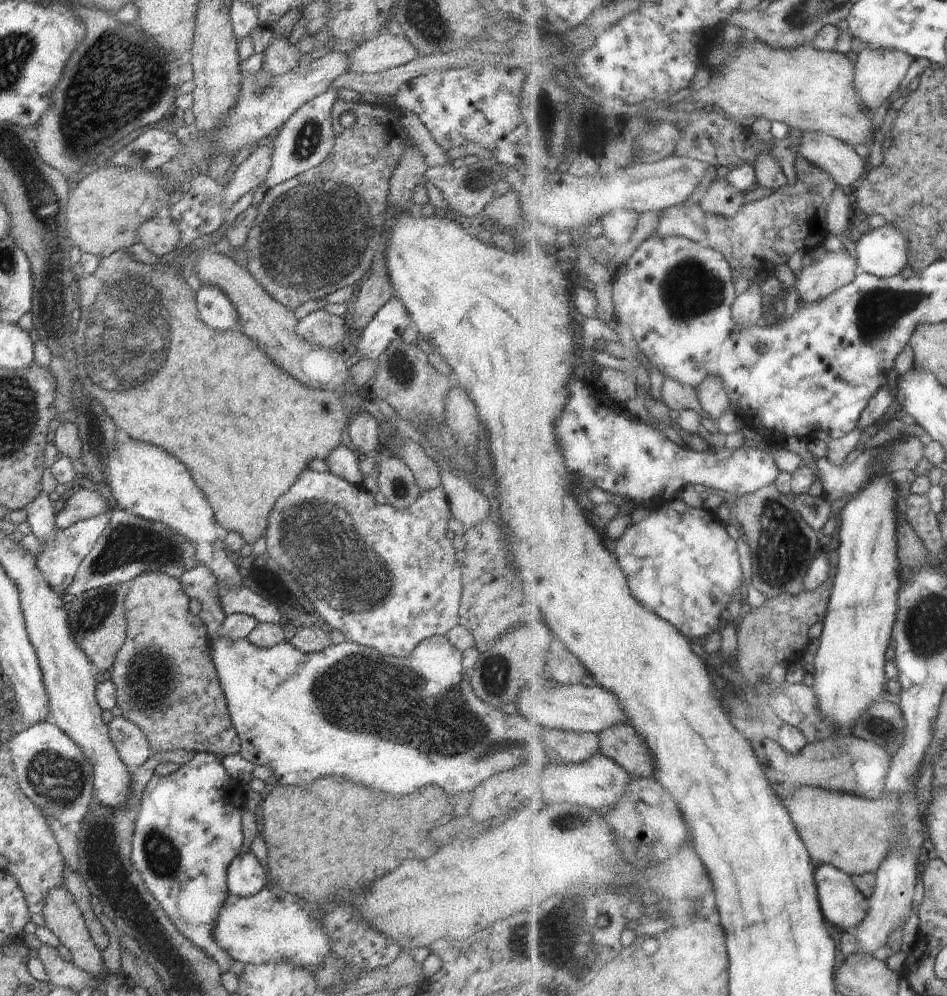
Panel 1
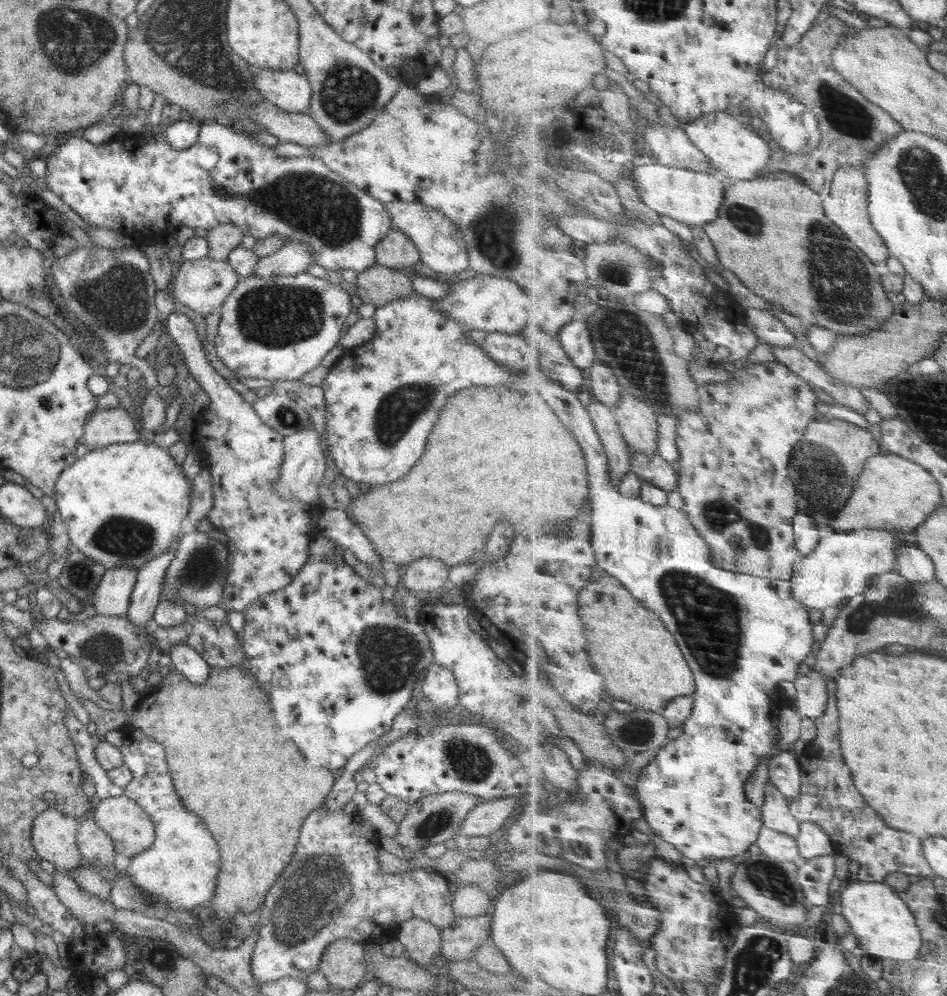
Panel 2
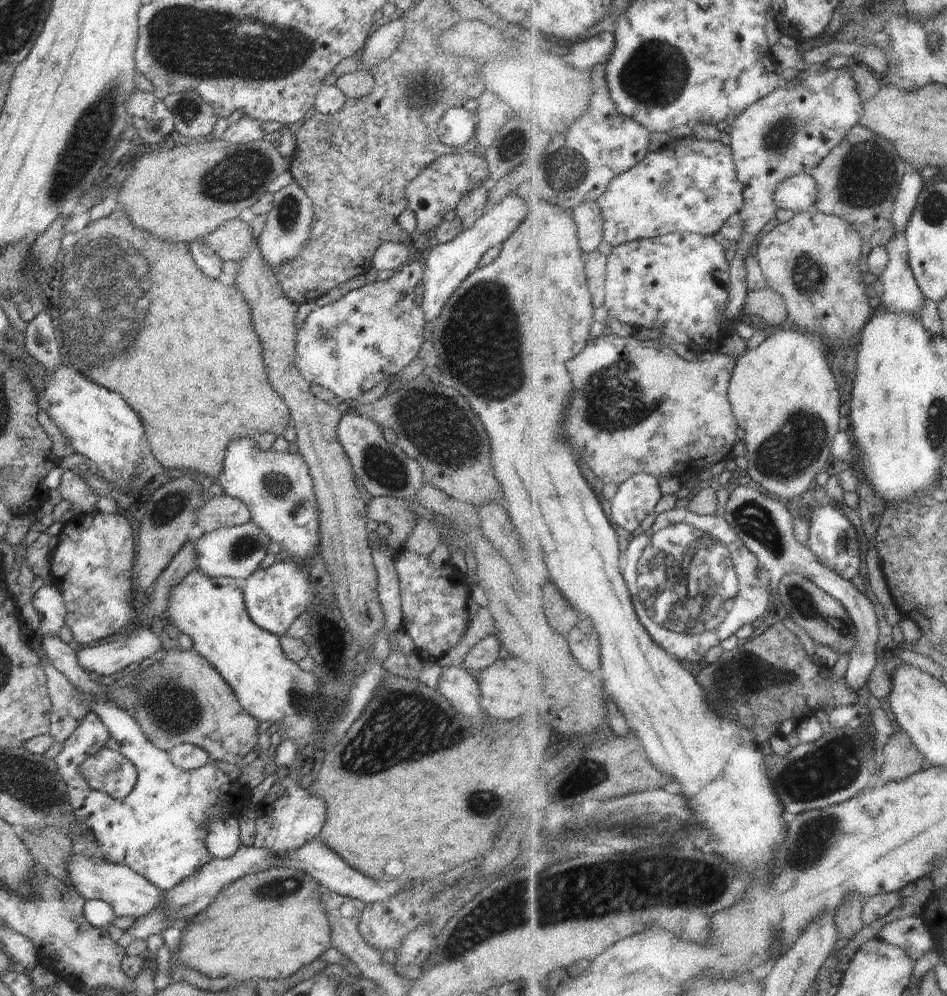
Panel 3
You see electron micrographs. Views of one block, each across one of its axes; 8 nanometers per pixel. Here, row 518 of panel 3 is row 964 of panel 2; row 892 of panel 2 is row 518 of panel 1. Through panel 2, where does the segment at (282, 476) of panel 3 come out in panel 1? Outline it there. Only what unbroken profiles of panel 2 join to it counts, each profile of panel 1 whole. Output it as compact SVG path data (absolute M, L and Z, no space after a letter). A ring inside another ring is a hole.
M304 469L295 480L292 487L288 489L276 500L273 509L268 516L268 530L266 530L267 553L276 560L276 562L288 570L302 586L304 594L308 600L316 606L316 612L320 618L327 622L333 629L342 632L348 641L376 649L387 657L398 657L399 659L410 656L410 653L424 639L444 635L456 625L459 624L459 608L463 591L462 582L462 564L456 560L456 549L452 541L447 538L448 520L453 516L449 509L447 494L440 486L438 488L420 492L416 502L413 502L408 508L394 508L391 504L377 504L372 496L363 486L355 485L330 471L319 473L311 469Z

